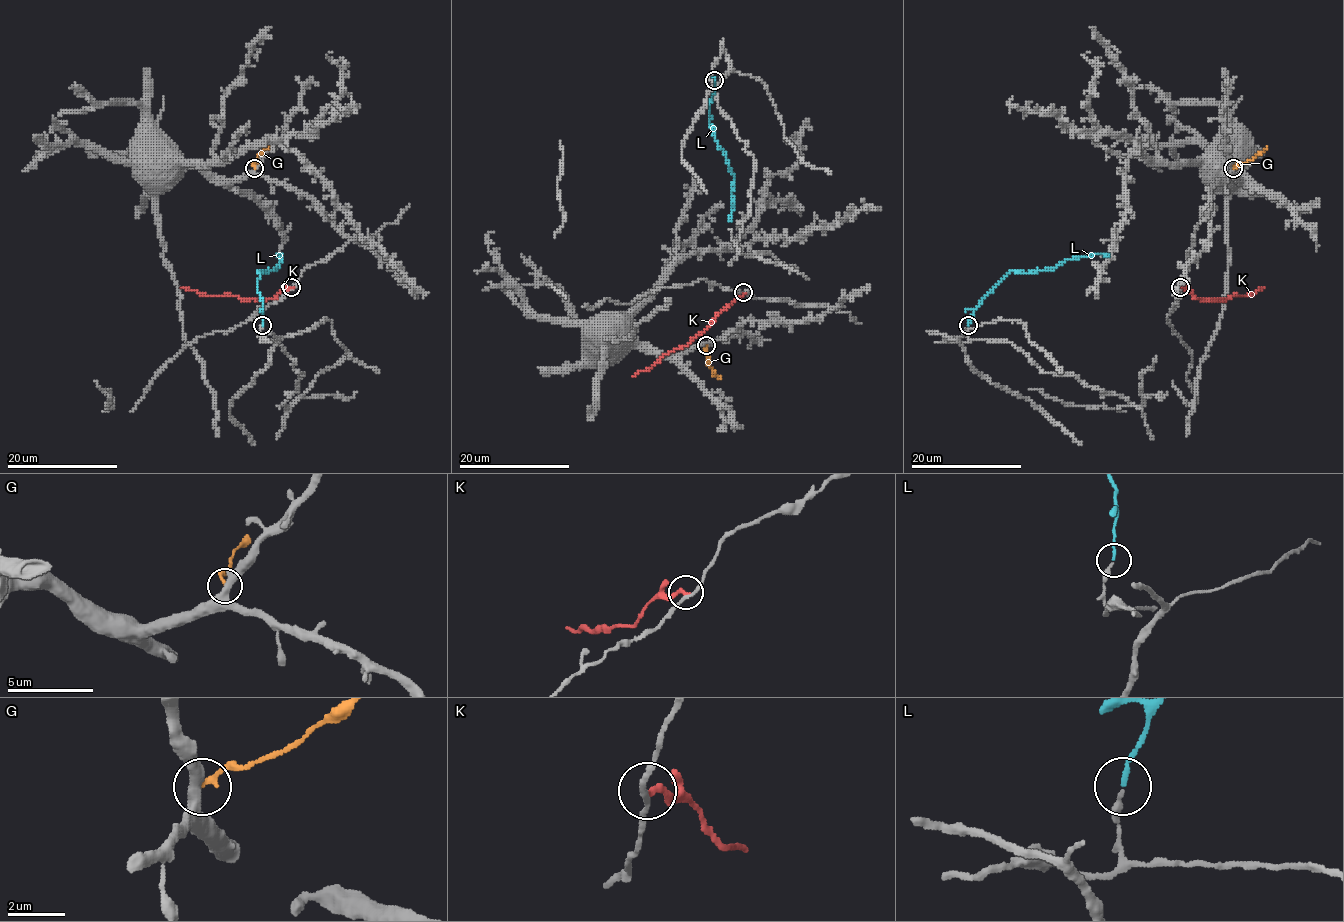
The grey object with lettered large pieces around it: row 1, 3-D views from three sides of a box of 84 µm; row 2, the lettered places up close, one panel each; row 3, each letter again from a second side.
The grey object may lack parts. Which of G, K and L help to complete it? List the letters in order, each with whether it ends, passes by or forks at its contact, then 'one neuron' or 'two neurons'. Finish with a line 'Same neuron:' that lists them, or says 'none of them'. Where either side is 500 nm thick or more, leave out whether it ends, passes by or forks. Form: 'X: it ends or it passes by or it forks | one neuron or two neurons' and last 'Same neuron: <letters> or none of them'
G: it ends | two neurons
K: it ends | two neurons
L: it ends | one neuron
Same neuron: L

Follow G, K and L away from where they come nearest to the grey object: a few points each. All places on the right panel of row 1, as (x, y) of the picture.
G: (1233, 167), (1252, 159), (1267, 147)
K: (1180, 288), (1186, 288), (1195, 297), (1220, 299), (1252, 295), (1263, 288)
L: (969, 325), (978, 303), (1012, 271), (1036, 272), (1056, 268), (1082, 256), (1110, 253)

